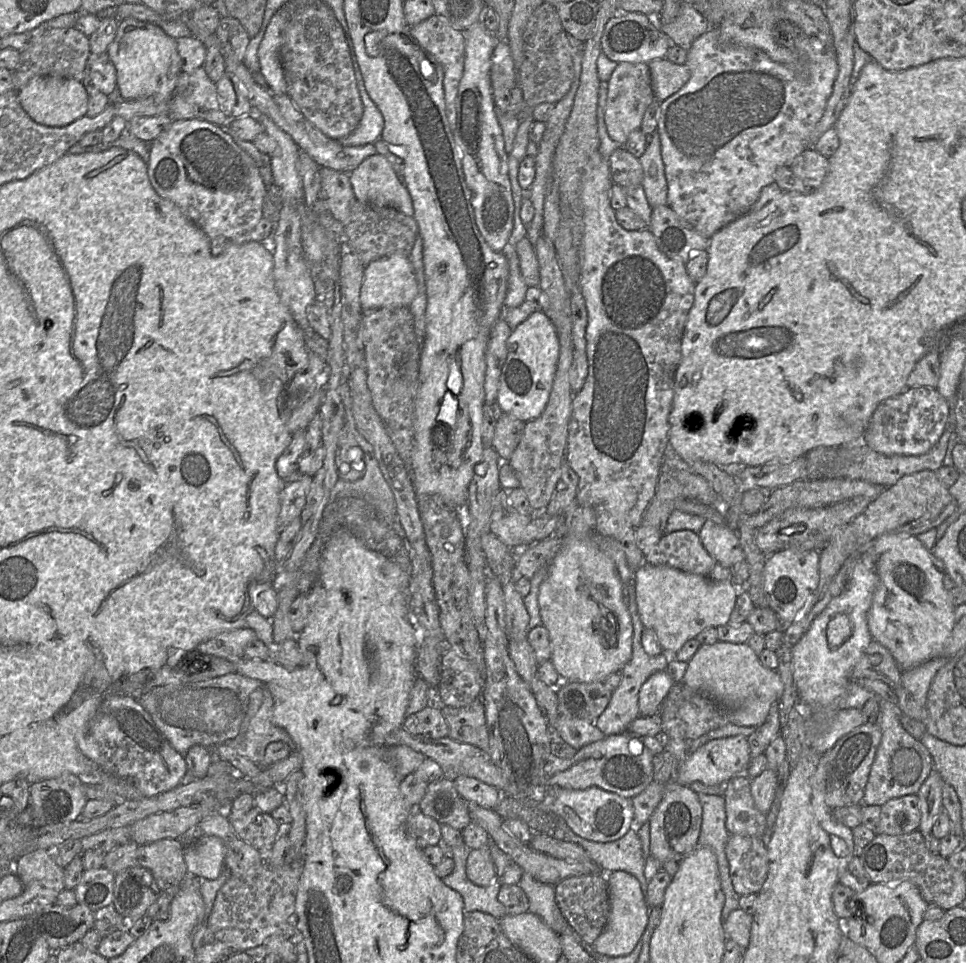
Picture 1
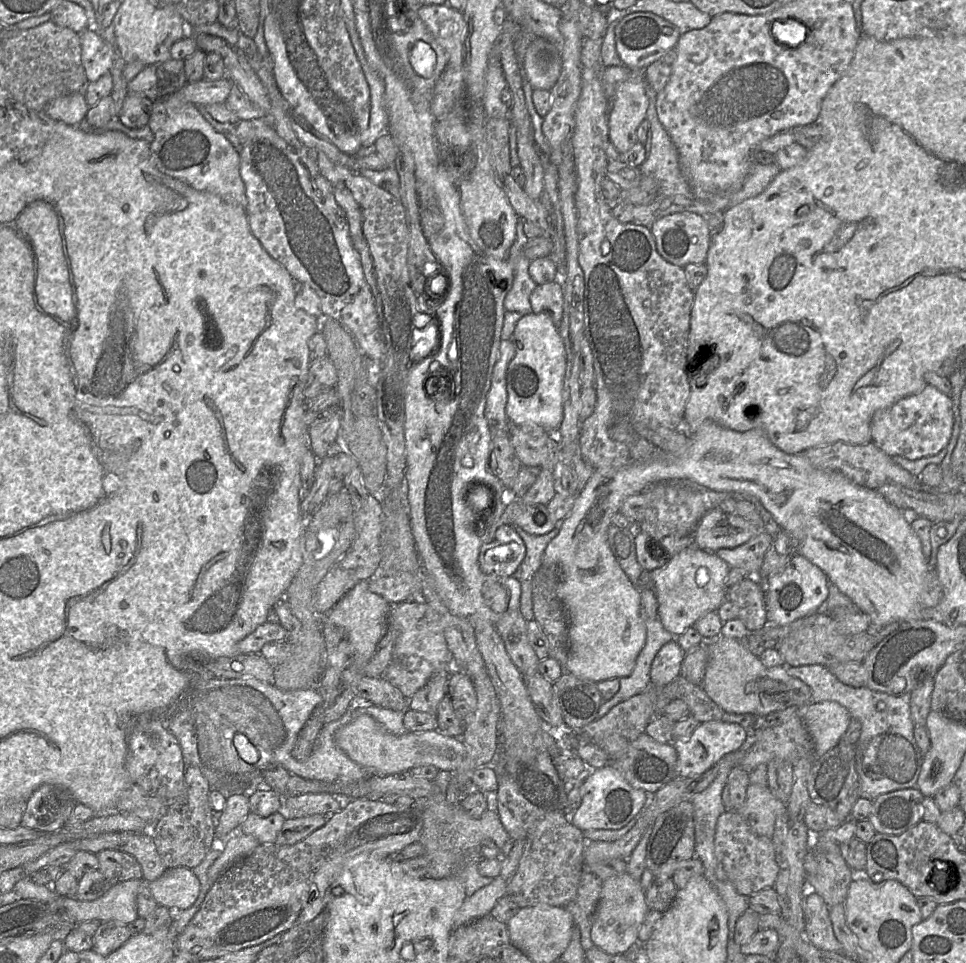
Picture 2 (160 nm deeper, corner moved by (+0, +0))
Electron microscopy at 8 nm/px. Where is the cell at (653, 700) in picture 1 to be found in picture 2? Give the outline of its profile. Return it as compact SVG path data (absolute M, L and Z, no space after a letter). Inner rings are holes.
M677 641L664 644L656 654L650 669L650 683L665 686L677 678L686 652Z

